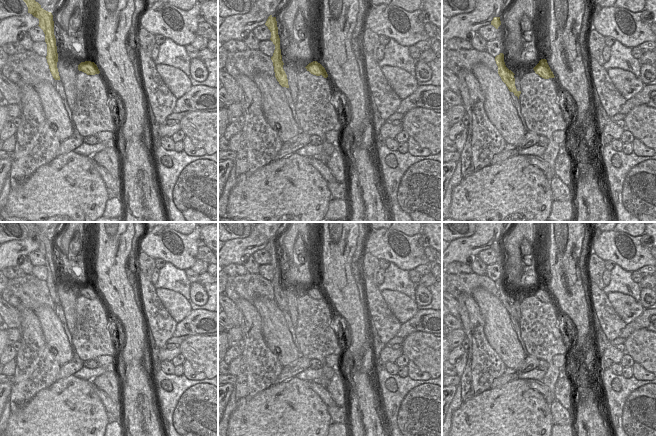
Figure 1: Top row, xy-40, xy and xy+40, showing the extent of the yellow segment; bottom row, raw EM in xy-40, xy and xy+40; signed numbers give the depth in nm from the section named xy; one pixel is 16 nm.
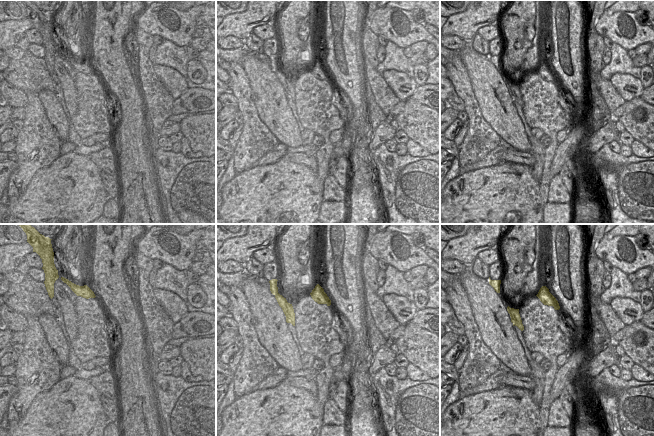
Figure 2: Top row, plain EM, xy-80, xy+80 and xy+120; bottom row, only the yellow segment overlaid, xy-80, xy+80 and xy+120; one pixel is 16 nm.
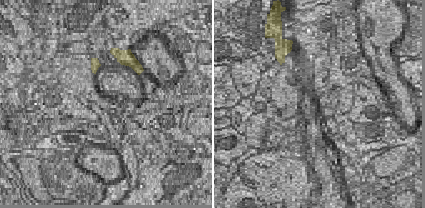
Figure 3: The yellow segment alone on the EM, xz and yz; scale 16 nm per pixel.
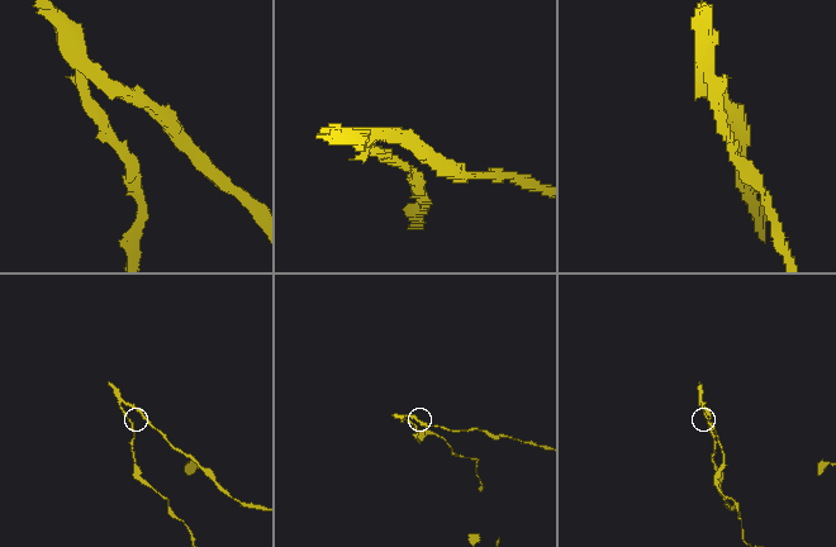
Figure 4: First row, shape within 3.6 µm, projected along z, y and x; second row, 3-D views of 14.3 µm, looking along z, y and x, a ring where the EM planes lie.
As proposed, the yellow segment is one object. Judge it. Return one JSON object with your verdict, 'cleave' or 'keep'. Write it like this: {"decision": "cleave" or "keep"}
{"decision": "cleave"}

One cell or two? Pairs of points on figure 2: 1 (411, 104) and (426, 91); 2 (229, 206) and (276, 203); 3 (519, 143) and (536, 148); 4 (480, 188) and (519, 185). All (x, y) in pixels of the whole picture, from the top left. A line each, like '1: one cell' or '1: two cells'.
1: two cells
2: one cell
3: two cells
4: one cell

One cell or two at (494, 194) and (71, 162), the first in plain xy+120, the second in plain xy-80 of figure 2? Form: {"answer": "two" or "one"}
{"answer": "one"}

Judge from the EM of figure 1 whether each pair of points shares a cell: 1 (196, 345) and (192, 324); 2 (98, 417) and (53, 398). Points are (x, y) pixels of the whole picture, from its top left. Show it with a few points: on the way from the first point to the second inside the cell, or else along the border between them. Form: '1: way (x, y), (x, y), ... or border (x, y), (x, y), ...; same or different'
1: border (190, 334), (199, 335); different
2: way (87, 417), (72, 417), (64, 409); same

